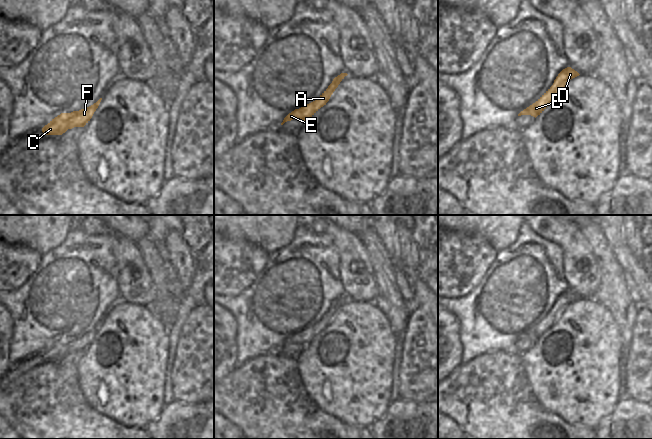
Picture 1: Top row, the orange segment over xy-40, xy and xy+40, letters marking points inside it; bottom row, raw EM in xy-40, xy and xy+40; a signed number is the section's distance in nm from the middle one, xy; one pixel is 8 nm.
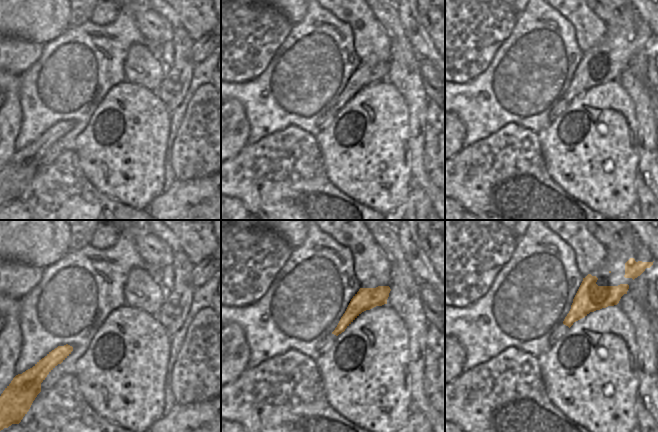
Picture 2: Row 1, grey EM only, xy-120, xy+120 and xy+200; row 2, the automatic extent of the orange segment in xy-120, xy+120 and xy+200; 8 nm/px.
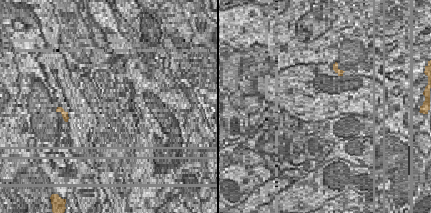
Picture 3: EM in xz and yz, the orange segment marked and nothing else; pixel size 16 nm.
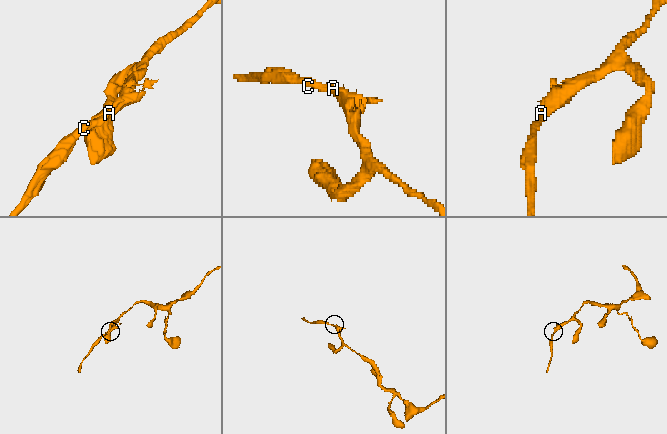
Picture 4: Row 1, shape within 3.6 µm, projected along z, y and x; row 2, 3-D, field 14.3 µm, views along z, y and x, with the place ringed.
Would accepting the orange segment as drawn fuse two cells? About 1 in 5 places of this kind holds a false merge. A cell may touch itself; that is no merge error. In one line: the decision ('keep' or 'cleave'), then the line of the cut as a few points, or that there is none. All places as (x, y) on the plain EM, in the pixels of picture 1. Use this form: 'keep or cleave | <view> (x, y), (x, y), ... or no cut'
keep | no cut

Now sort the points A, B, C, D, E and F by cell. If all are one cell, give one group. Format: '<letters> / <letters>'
A B C D E F

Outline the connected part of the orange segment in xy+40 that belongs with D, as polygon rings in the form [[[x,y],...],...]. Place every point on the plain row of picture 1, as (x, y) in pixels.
[[[571,291],[563,293],[554,304],[553,309],[535,327],[521,335],[518,340],[531,339],[536,342],[558,322],[566,308],[579,299]]]

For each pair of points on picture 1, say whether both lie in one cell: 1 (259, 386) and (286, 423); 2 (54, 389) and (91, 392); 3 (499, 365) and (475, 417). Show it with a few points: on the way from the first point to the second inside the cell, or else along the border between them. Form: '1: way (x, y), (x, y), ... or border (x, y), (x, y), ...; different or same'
1: way (265, 395), (265, 399), (277, 414); same
2: border (76, 368), (81, 393), (95, 411); different
3: way (497, 378), (488, 404); same

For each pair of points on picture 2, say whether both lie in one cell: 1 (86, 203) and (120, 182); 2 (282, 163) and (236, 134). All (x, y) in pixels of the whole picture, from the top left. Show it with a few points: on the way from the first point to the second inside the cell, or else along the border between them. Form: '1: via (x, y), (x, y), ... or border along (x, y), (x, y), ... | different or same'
1: border along (86, 176), (102, 193), (123, 204) | different
2: border along (247, 144), (231, 159) | different

